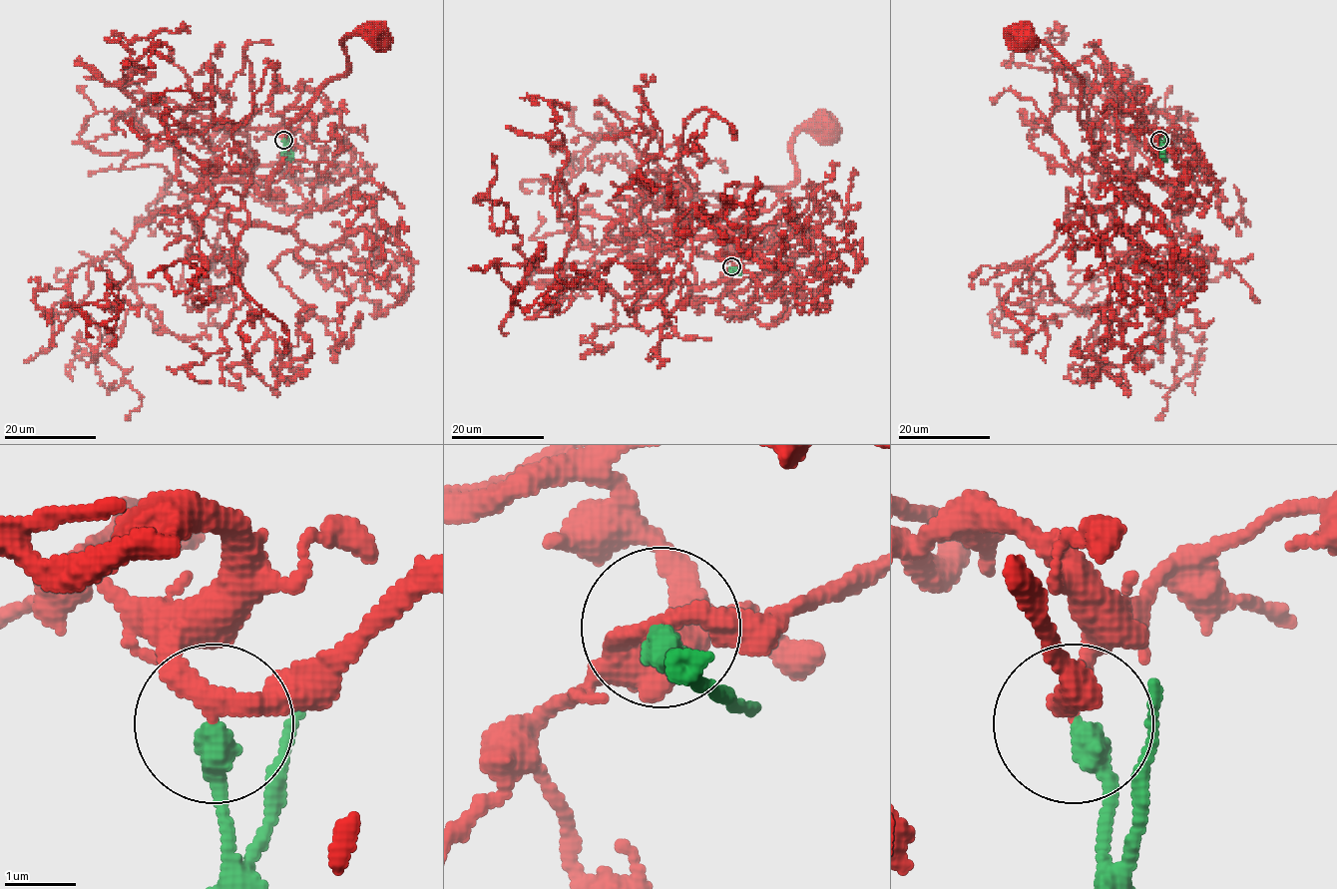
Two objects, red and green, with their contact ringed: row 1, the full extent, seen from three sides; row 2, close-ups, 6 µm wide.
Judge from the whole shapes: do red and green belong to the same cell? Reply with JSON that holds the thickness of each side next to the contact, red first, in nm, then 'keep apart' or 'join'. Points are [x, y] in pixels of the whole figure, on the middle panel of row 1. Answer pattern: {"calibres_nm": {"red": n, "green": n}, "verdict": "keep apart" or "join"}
{"calibres_nm": {"red": 280, "green": 360}, "verdict": "join"}

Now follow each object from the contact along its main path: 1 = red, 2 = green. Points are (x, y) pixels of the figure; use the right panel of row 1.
1: (1159, 140), (1137, 119), (1122, 182), (1129, 190), (1115, 193), (1082, 122), (1080, 77), (1044, 44), (1022, 39)
2: (1159, 140), (1166, 161)

